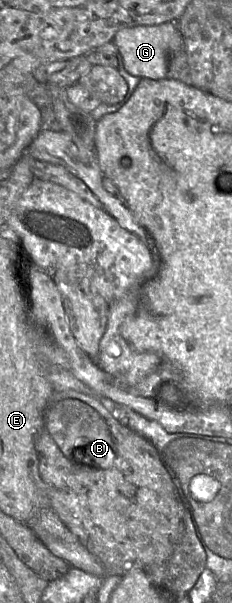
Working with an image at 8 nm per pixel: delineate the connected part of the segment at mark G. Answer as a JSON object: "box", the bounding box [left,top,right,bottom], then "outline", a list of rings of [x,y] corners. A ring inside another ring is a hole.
{"box":[113,22,185,80],"outline":[[[175,22],[123,28],[115,34],[113,42],[122,56],[126,72],[140,79],[151,80],[167,78],[169,56],[185,48],[183,37]]]}

